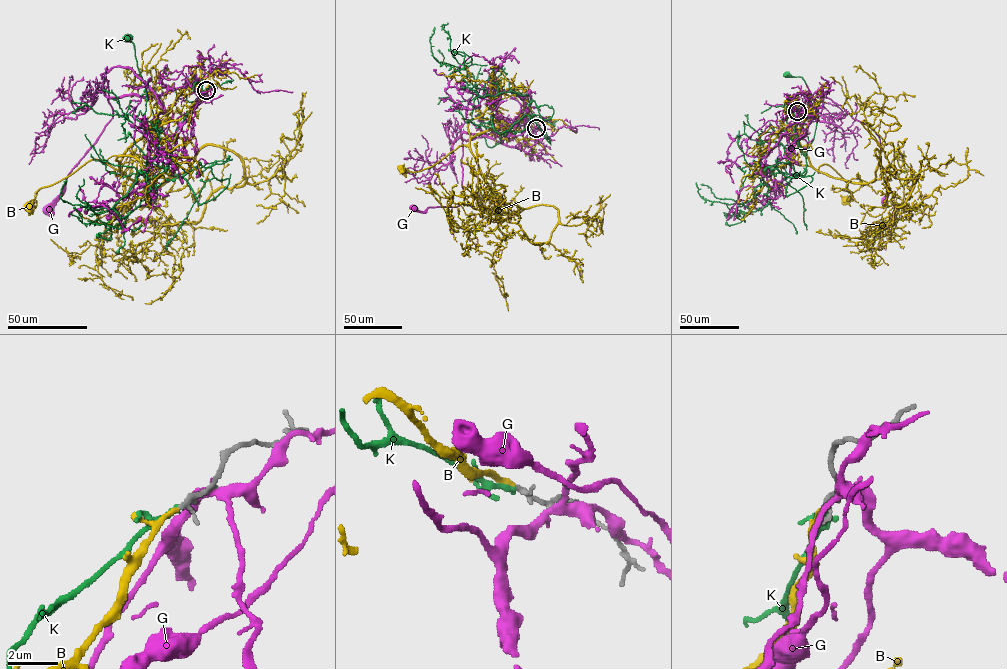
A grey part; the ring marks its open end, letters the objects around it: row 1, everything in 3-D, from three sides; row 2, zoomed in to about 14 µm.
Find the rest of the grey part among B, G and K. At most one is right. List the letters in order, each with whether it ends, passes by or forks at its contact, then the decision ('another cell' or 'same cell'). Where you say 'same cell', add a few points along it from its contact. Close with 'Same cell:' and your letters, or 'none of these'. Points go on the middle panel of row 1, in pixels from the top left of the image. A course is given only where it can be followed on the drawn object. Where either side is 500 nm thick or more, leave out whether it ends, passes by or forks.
B: it ends | same cell | via (536, 129), (521, 122), (495, 127), (481, 132), (468, 145), (459, 146), (432, 166), (404, 174), (402, 169)
G: it forks | another cell
K: it ends | another cell
Same cell: B

